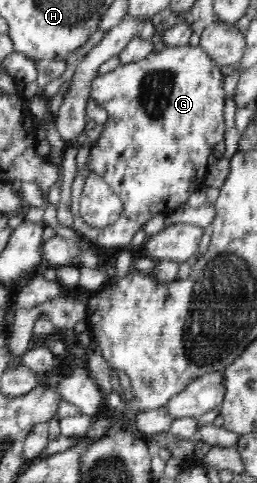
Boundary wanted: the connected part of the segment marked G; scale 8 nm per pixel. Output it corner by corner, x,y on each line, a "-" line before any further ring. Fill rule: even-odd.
191,45
168,47
152,52
136,62
117,66
108,74
98,75
91,85
91,98
96,105
104,108
109,115
105,130
100,139
90,146
86,166
71,184
71,212
74,218
72,229
87,242
99,247
128,249
132,238
142,230
149,220
157,214
172,214
187,207
192,192
204,188
210,169
208,158
215,146
225,140
225,91
221,68
204,52
200,46
-
92,173
102,180
118,195
124,212
116,222
109,226
94,228
84,222
80,215
85,178

